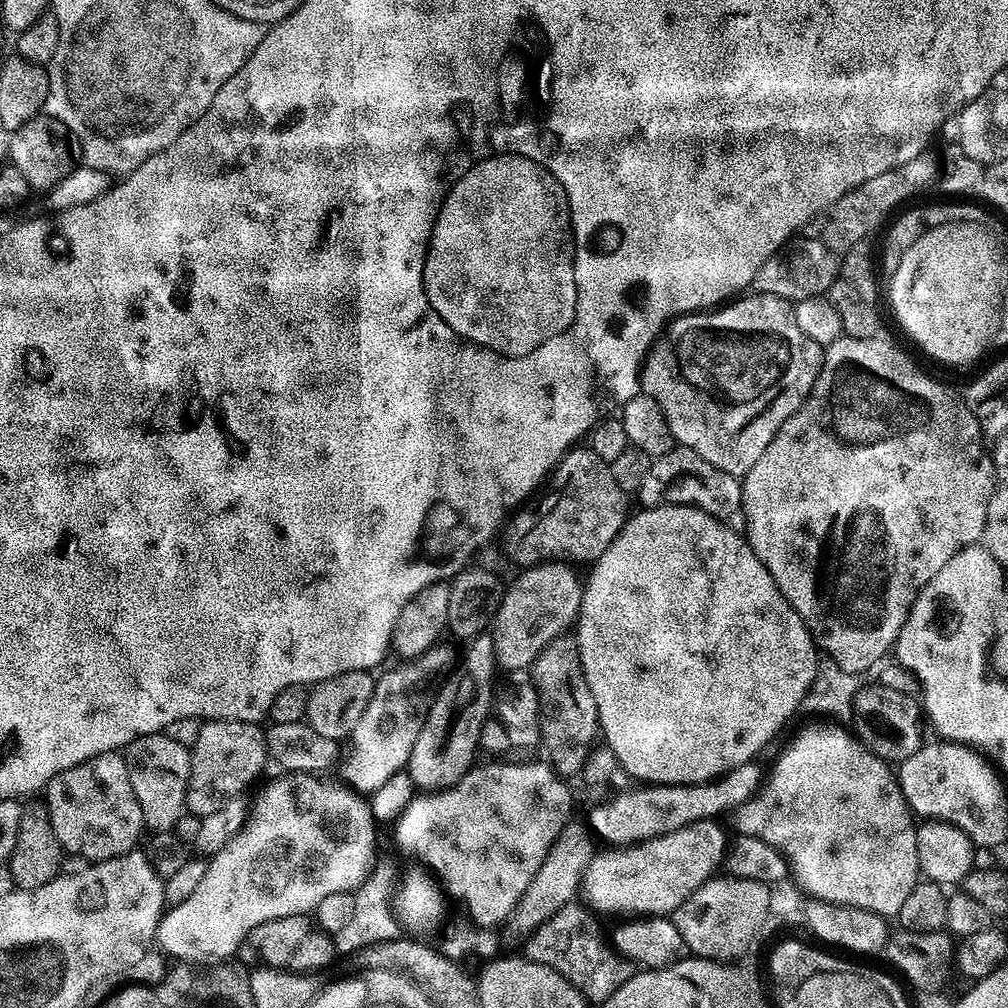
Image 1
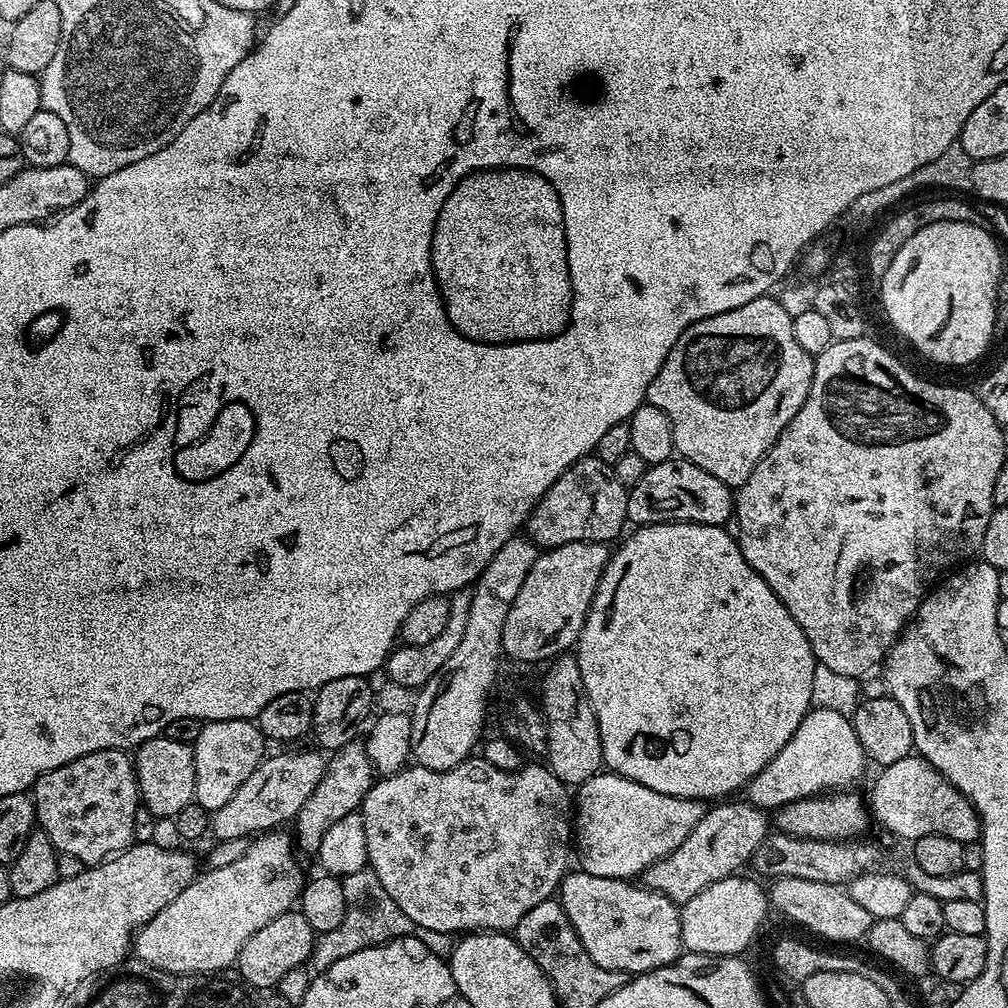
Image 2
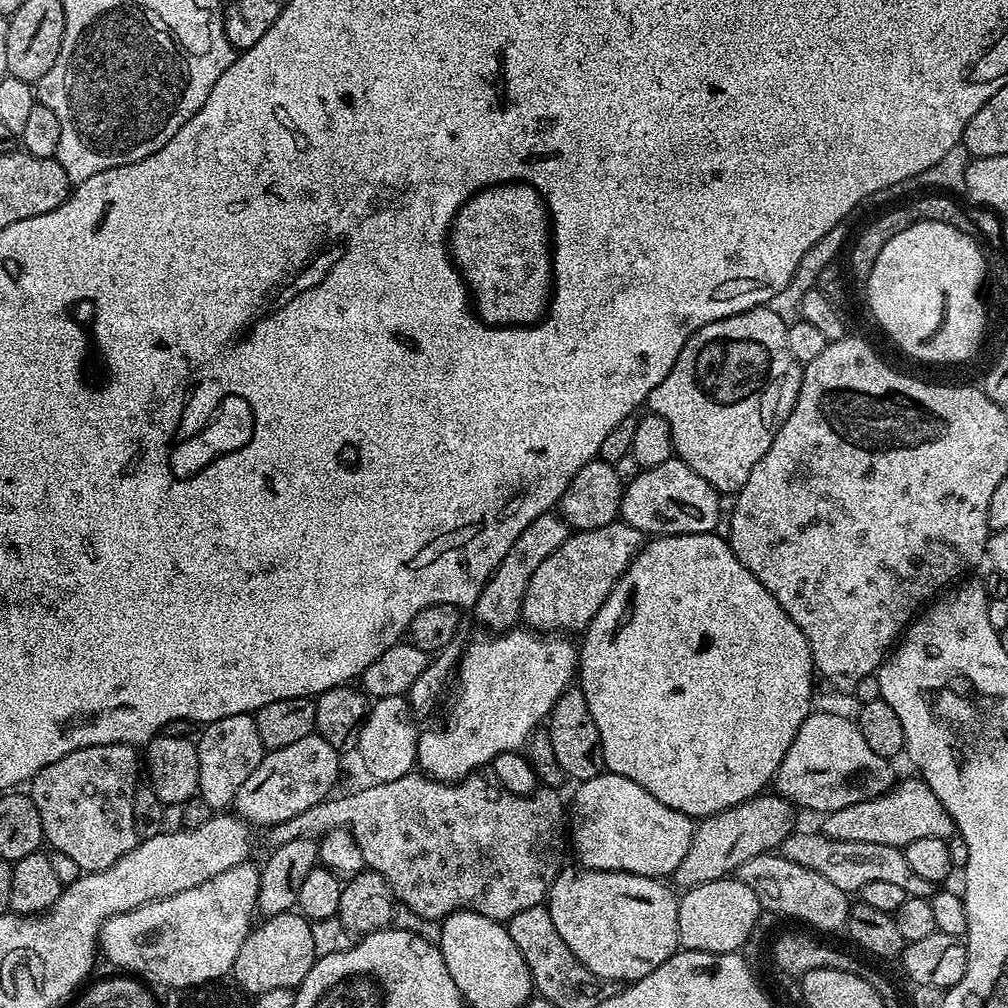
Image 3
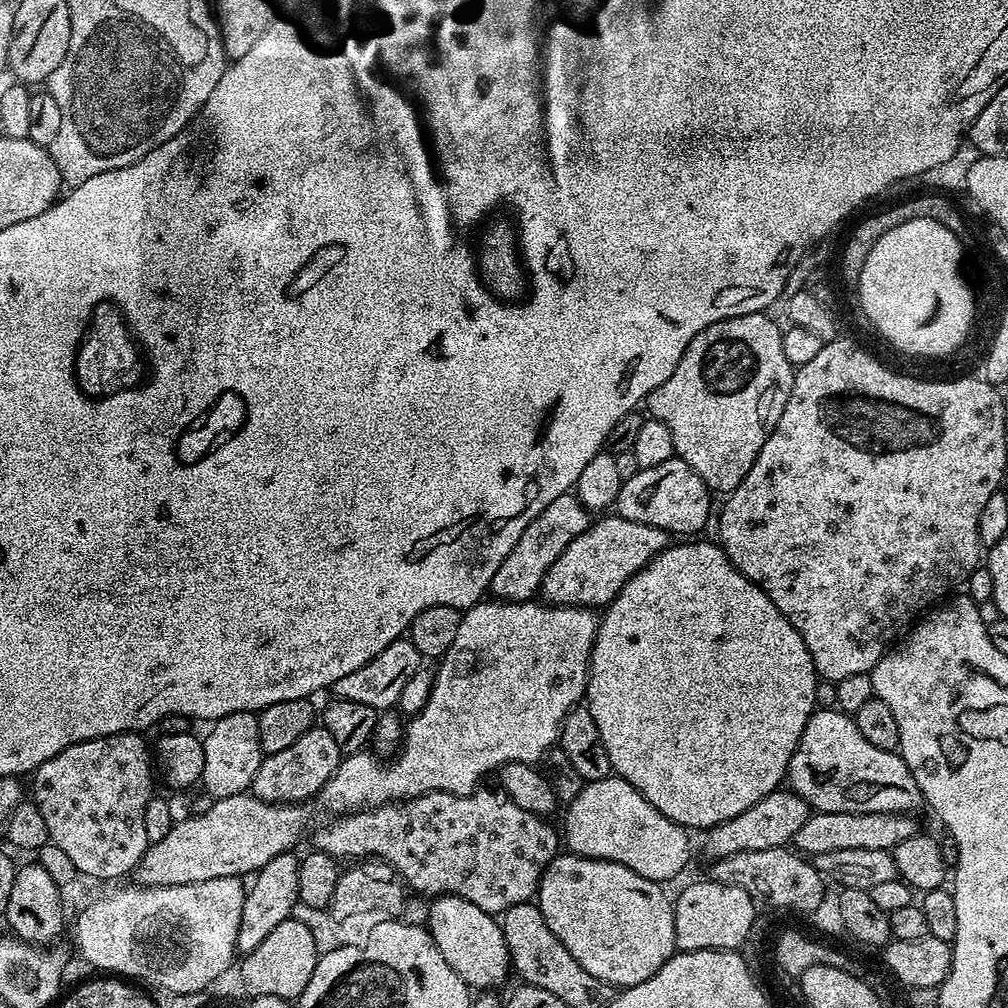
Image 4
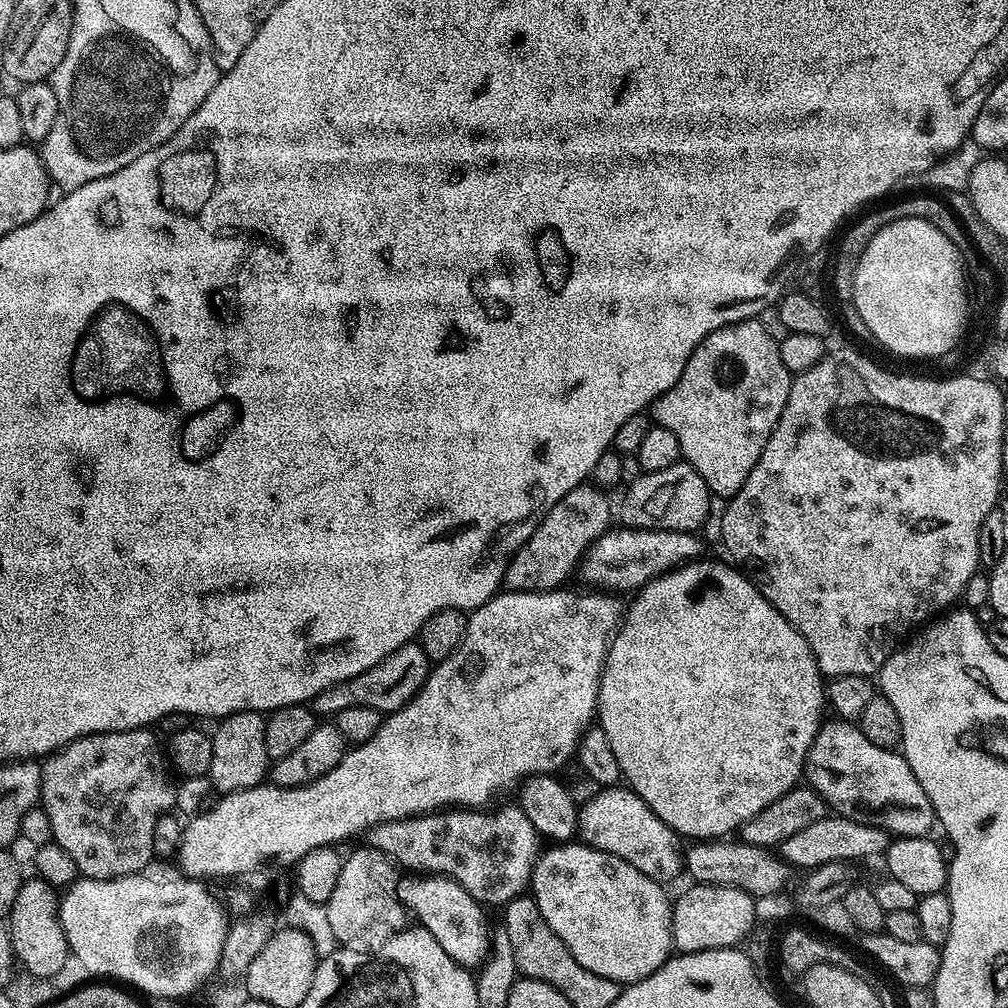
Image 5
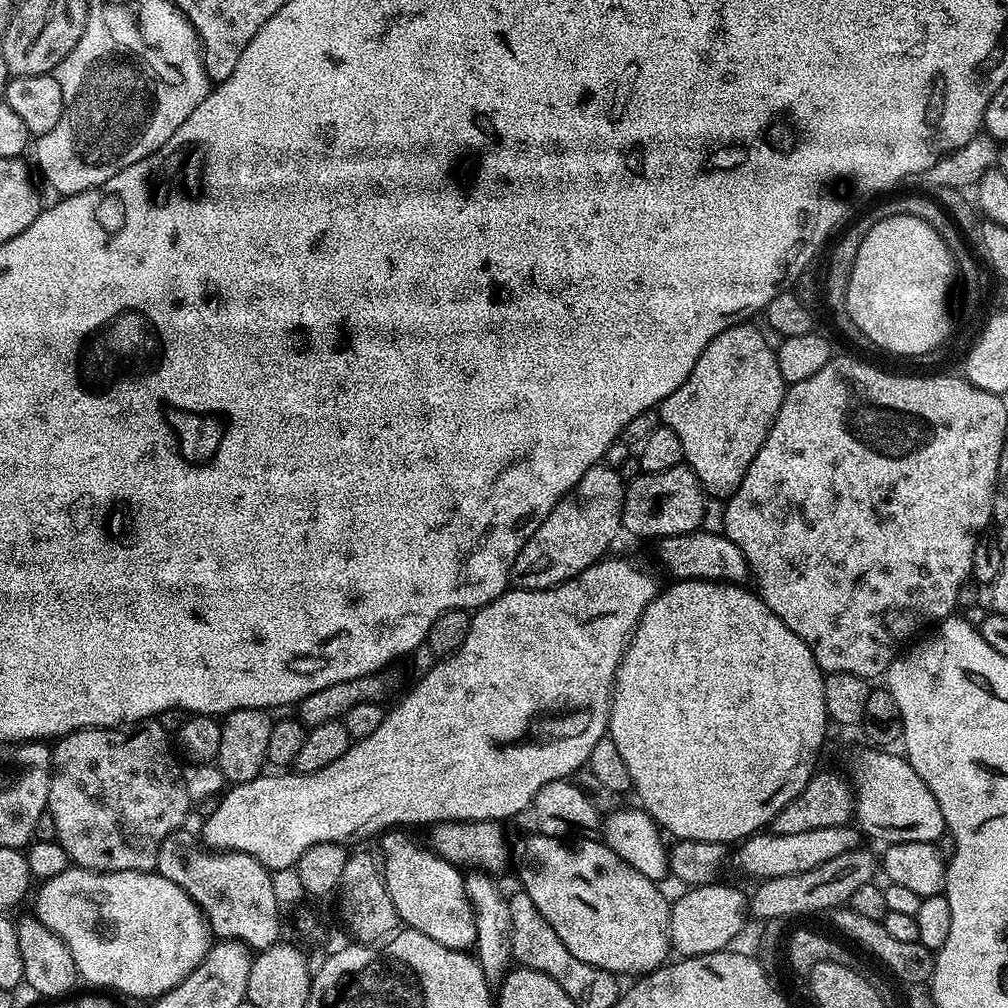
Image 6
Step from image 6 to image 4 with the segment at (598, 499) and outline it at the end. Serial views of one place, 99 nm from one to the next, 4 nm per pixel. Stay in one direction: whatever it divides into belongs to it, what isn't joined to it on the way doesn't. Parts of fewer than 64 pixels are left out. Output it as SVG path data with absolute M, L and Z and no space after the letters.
M575 494L554 498L554 502L550 502L550 506L546 506L546 510L542 510L542 514L538 514L538 518L534 518L526 530L522 530L518 546L514 546L514 550L506 554L506 562L498 566L498 574L494 574L492 579L491 595L513 604L531 601L535 597L532 595L541 591L546 574L554 562L558 562L562 552L574 542L574 538L578 538L578 534L588 529L589 523L590 513Z

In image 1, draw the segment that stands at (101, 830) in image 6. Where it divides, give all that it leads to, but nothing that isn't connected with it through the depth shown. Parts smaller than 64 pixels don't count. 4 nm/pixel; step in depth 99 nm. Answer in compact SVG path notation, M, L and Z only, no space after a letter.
M119 751L98 754L62 774L54 774L43 789L43 807L48 809L50 826L58 834L61 849L67 854L82 854L89 862L109 860L133 851L145 831L142 806L130 786L126 762Z

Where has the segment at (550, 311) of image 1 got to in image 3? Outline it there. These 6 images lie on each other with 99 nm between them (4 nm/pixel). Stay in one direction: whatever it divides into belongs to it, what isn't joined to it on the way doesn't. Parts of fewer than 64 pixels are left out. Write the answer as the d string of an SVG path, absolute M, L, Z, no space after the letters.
M513 182L511 184L493 184L491 188L483 188L481 192L471 196L468 201L456 212L452 219L452 227L448 233L448 247L453 264L456 265L464 283L467 284L470 293L471 303L474 305L474 312L485 324L497 326L527 326L535 324L544 319L552 298L552 245L550 243L550 217L548 206L535 188L528 184Z

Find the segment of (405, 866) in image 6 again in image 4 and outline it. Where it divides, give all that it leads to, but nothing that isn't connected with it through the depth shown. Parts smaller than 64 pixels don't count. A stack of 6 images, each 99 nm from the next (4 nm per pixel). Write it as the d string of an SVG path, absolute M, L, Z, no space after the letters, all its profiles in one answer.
M438 896L428 905L426 927L432 933L438 950L442 950L442 958L446 958L446 962L450 962L450 970L454 970L454 974L458 974L458 978L462 978L462 982L466 982L469 989L496 990L499 989L499 984L507 978L508 972L510 976L510 957L504 930L501 921L493 913L478 910L478 906L474 906L474 902L466 902L457 896Z

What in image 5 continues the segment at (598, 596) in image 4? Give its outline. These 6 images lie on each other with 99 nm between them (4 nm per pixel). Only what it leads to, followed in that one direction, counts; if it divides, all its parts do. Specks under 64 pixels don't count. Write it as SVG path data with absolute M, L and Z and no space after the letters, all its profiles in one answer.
M616 526L602 533L586 553L589 585L606 590L632 588L639 590L658 576L664 576L674 568L701 559L700 540L696 532L658 530L657 528L630 528Z

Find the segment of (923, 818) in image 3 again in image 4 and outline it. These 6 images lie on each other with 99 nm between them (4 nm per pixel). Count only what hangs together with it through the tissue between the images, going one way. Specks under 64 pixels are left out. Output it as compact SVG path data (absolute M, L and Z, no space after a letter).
M813 811L808 820L798 830L794 841L797 853L808 858L818 854L826 854L830 850L882 850L893 849L896 845L906 842L906 838L917 835L918 828L912 821L913 817L898 812L882 814L854 814L853 812L818 812Z

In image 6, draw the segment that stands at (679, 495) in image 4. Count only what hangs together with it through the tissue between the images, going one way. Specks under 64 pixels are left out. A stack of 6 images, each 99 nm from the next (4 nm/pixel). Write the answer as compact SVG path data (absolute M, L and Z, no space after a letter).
M687 466L646 472L626 484L620 522L623 531L632 536L687 536L703 525L704 500L706 493L699 478Z

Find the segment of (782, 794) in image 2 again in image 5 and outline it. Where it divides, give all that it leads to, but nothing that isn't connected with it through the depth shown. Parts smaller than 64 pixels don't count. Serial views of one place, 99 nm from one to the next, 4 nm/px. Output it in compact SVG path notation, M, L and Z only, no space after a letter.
M839 718L830 720L821 723L820 733L816 735L808 751L807 783L823 797L829 809L845 816L847 820L880 828L896 838L928 836L931 833L932 824L934 828L932 803L930 798L926 798L926 790L918 786L918 778L914 778L914 770L910 770L903 755L891 748L874 746L874 742L870 742L870 738L860 733L855 723Z

